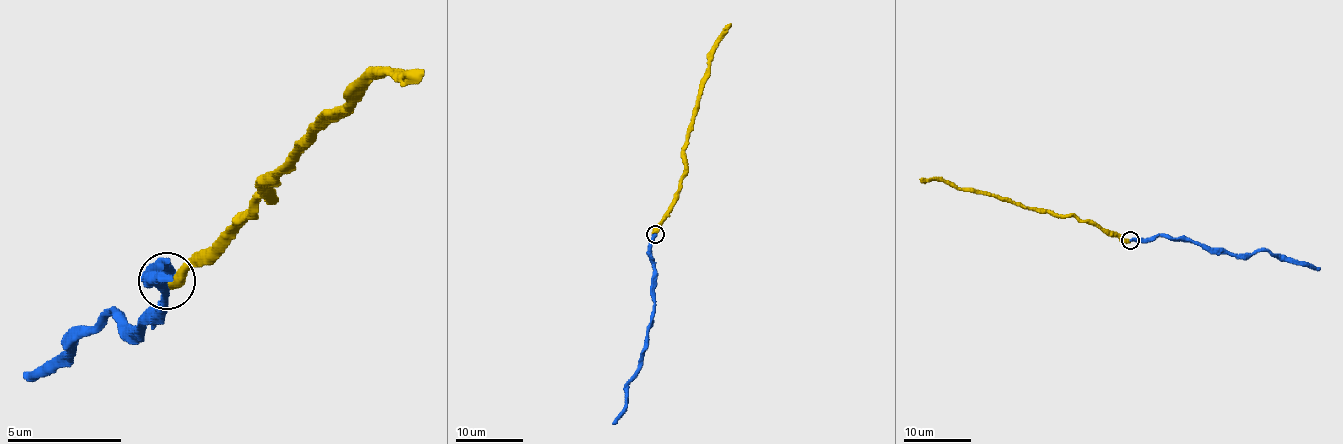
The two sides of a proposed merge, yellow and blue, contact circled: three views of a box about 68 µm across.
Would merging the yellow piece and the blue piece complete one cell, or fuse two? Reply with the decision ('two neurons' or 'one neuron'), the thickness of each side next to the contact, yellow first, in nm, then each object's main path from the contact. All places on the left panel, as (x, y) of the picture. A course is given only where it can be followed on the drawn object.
one neuron; 550 nm thick on the yellow side, 380 nm on the other; yellow runs (168, 282), (265, 196), (271, 196), (265, 185), (374, 76), (425, 71); blue runs (168, 282), (151, 276), (162, 265), (156, 305), (134, 328), (122, 316), (76, 339), (59, 356), (25, 379)

